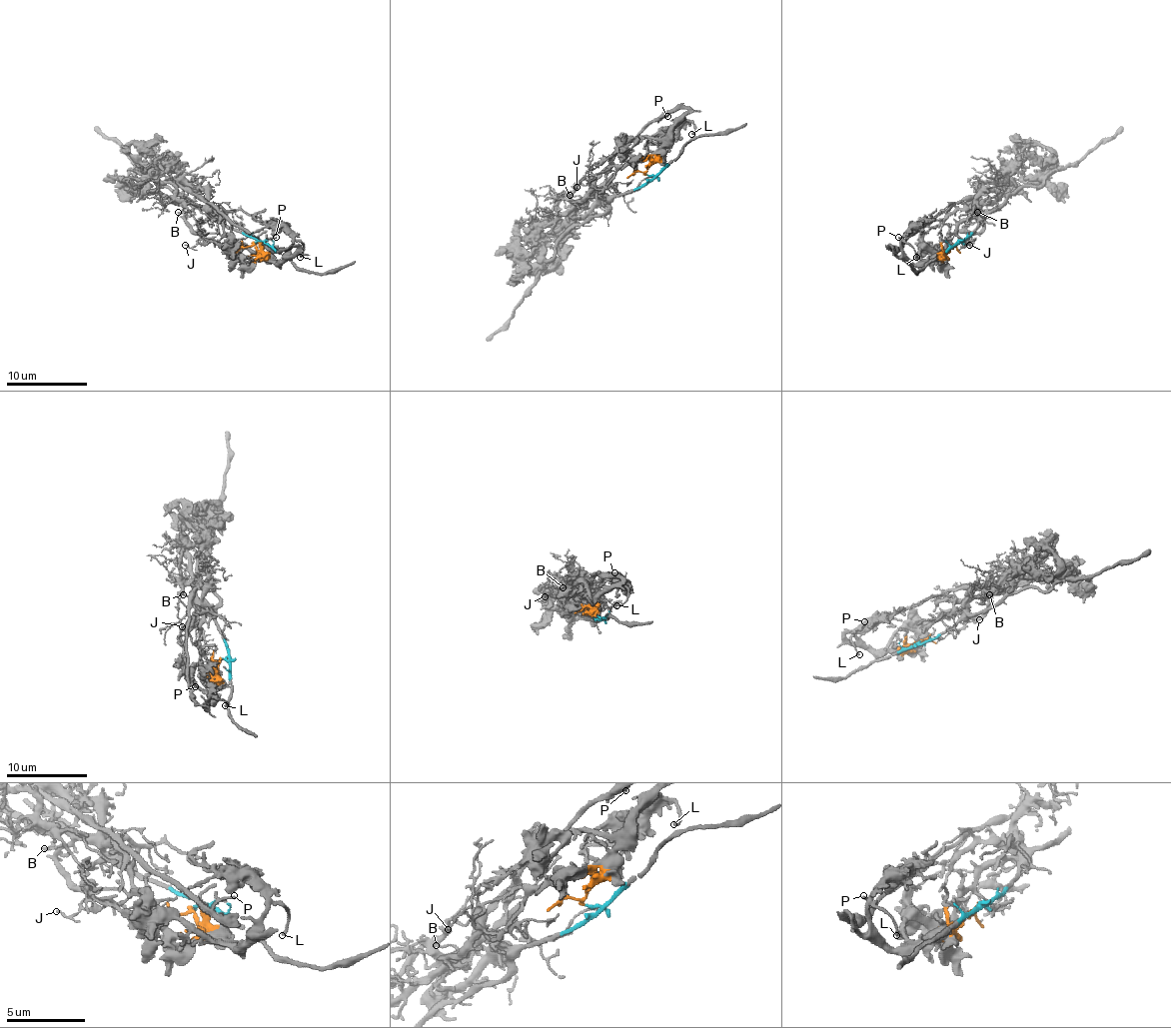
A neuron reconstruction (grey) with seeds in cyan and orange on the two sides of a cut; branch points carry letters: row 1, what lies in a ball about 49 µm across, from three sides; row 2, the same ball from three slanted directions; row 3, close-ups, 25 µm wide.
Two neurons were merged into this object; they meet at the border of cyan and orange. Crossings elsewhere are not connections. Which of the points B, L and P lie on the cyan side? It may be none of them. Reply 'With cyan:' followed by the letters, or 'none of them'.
With cyan: B

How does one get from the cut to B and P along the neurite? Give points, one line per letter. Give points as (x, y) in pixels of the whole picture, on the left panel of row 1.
B: (255, 241), (259, 241), (225, 227), (202, 209), (178, 213)
P: (255, 243), (267, 259), (279, 264), (296, 249), (271, 249), (265, 243), (275, 237)

